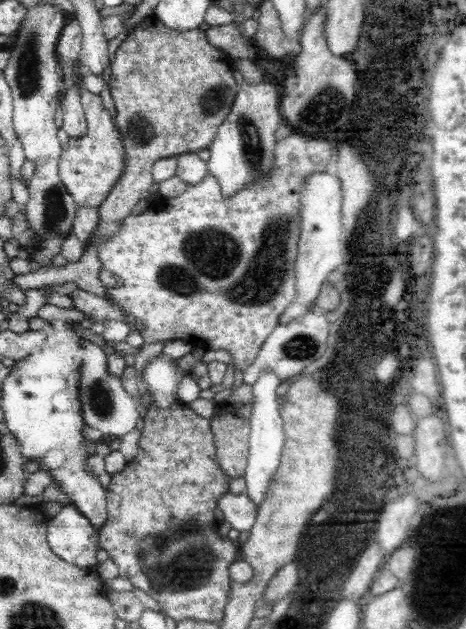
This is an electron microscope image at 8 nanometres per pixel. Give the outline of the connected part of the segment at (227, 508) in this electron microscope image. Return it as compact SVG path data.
M245 492L238 496L229 493L220 501L217 506L224 513L224 520L230 523L234 530L244 532L254 526L257 514L257 505L254 504Z

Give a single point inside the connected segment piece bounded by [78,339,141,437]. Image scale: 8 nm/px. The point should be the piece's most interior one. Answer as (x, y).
(106, 406)

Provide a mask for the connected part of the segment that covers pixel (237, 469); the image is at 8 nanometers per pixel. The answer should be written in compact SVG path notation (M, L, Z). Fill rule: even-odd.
M251 400L240 409L232 404L222 406L221 416L211 418L211 430L215 434L216 461L227 474L228 482L245 474L249 456Z

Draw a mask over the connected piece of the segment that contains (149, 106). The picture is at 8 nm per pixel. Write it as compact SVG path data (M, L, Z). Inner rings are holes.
M155 15L145 18L130 34L121 37L113 46L113 57L106 84L116 109L115 123L121 134L121 144L125 153L121 175L113 183L108 196L99 204L99 222L92 239L83 245L82 256L76 262L65 266L48 265L46 268L31 270L24 275L12 278L24 292L65 282L76 283L77 288L94 296L107 296L106 287L98 278L101 262L97 257L97 239L100 235L112 235L123 218L131 214L132 208L140 199L149 197L156 185L152 166L161 159L176 157L185 153L196 153L209 145L216 136L218 126L226 120L236 95L239 83L236 82L230 58L224 51L212 46L200 27L187 31L177 31L166 26Z

